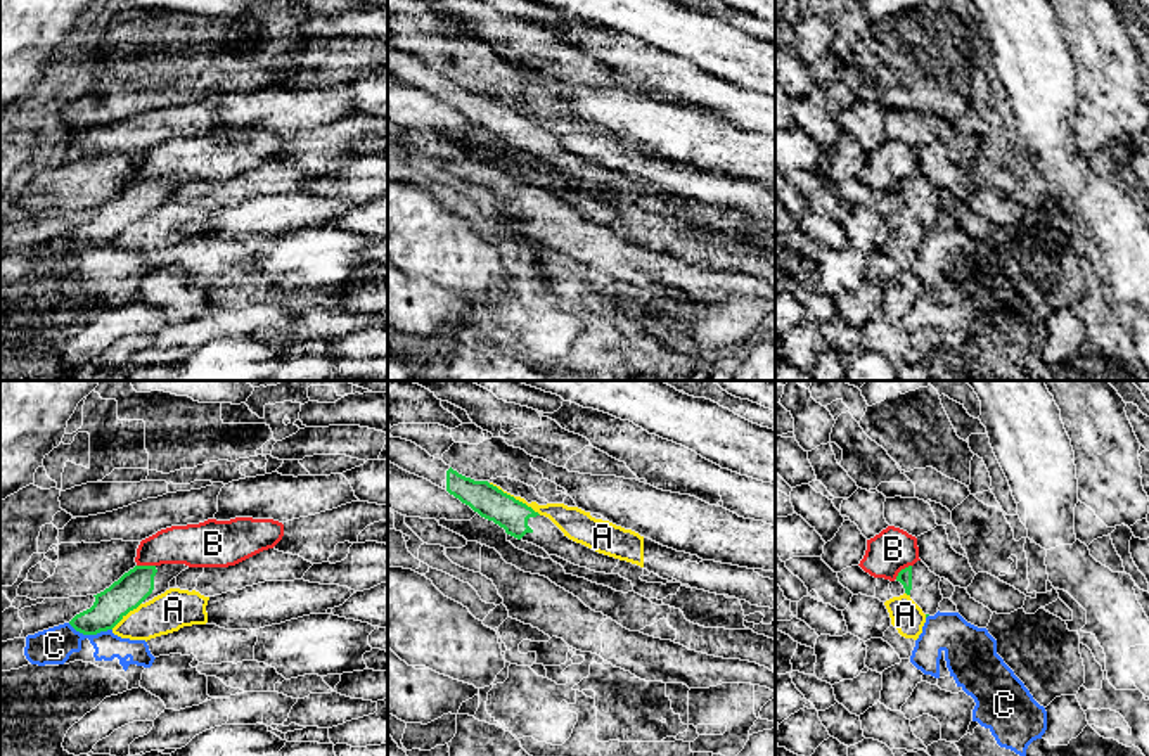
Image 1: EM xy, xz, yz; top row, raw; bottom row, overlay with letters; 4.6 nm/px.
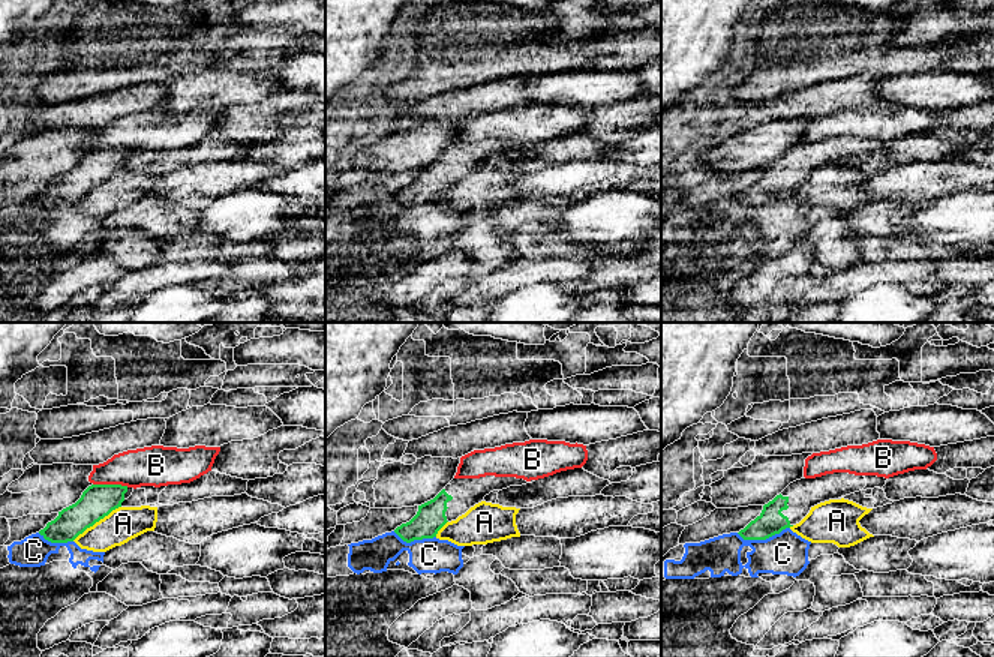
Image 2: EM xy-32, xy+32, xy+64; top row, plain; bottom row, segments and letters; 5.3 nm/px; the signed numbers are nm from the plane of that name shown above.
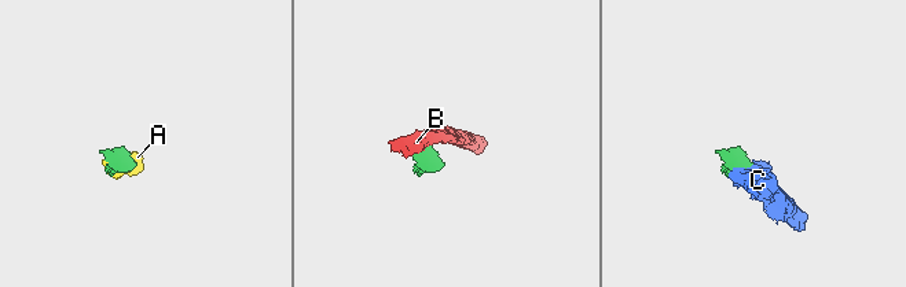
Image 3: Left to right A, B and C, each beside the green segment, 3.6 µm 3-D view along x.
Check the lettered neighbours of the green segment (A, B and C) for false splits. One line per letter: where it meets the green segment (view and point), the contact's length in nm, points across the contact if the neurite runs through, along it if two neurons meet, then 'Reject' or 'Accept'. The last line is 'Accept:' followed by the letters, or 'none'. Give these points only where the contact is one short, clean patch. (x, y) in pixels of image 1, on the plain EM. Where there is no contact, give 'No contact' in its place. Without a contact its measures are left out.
A: Touches green at xz (513, 109). Shared border 280 nm. Boundary: xz (488, 96), (540, 127). Reject
B: Touches green at yz (902, 182). Shared border 100 nm. Reject
C: Touches green at xy (90, 246). Shared border 220 nm. Reject
Accept: none

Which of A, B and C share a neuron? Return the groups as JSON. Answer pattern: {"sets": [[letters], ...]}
{"sets": [["A"], ["B"], ["C"]]}

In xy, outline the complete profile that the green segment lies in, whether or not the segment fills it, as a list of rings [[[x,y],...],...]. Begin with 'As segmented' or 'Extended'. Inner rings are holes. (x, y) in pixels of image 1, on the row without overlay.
Extended. [[[185,176],[135,178],[93,208],[93,218],[76,227],[69,237],[83,247],[112,242],[130,223],[170,202],[170,194],[185,182]]]

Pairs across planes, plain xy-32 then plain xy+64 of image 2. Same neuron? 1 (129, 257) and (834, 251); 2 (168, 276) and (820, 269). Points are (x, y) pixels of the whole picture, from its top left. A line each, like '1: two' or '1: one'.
1: one
2: two

